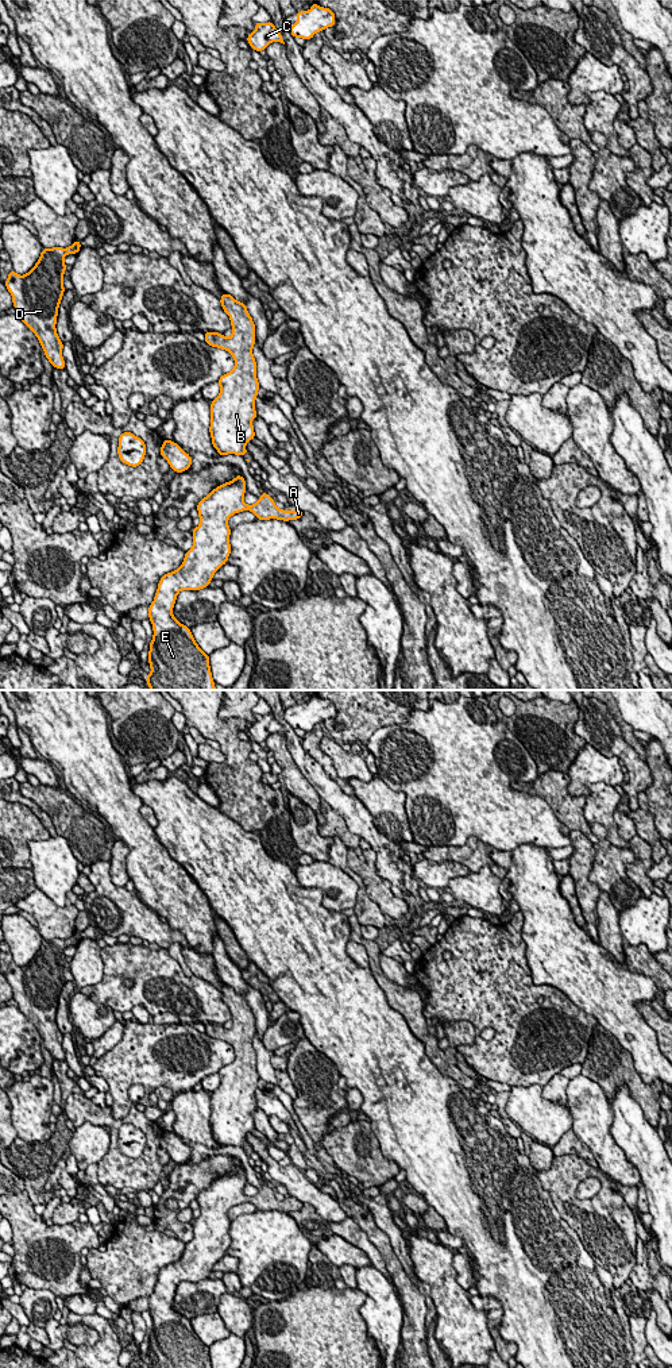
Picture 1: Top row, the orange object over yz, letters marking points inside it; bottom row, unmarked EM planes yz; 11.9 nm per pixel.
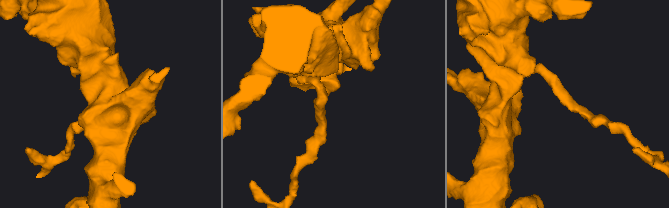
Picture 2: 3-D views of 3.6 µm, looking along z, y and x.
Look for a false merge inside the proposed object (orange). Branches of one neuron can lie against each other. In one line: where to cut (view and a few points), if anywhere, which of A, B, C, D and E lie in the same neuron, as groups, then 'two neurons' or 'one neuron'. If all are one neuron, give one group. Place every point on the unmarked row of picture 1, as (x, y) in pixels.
cut none; groups A B C D E; one neuron

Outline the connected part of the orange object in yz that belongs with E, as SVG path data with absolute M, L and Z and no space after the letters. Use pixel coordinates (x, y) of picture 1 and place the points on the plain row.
M236 1167L233 1172L225 1174L213 1180L206 1188L201 1190L197 1202L201 1211L197 1219L193 1219L193 1238L185 1244L182 1256L165 1265L158 1275L152 1295L148 1298L148 1310L152 1315L154 1327L150 1334L148 1354L151 1364L147 1368L212 1368L209 1346L206 1346L193 1330L190 1319L181 1315L173 1307L175 1290L181 1282L200 1282L208 1279L213 1265L227 1255L231 1245L228 1210L239 1203L251 1202L258 1211L297 1211L304 1203L283 1202L275 1198L273 1188L262 1183L262 1188L254 1195L247 1196L243 1192L246 1184L246 1171Z

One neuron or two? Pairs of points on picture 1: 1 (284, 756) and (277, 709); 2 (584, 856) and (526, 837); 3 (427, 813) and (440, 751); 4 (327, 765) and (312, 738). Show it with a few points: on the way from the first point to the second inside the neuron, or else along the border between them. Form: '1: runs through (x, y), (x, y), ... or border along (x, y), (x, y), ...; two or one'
1: border along (285, 735), (285, 746), (297, 765); two
2: border along (567, 833), (571, 844); two
3: runs through (439, 798), (440, 766); one
4: runs through (321, 758), (312, 748), (312, 744); one

